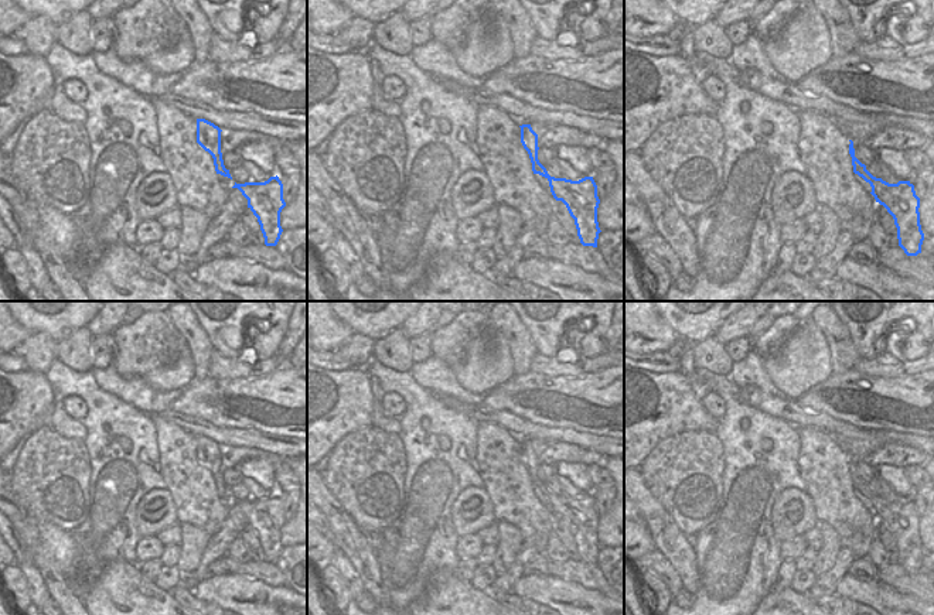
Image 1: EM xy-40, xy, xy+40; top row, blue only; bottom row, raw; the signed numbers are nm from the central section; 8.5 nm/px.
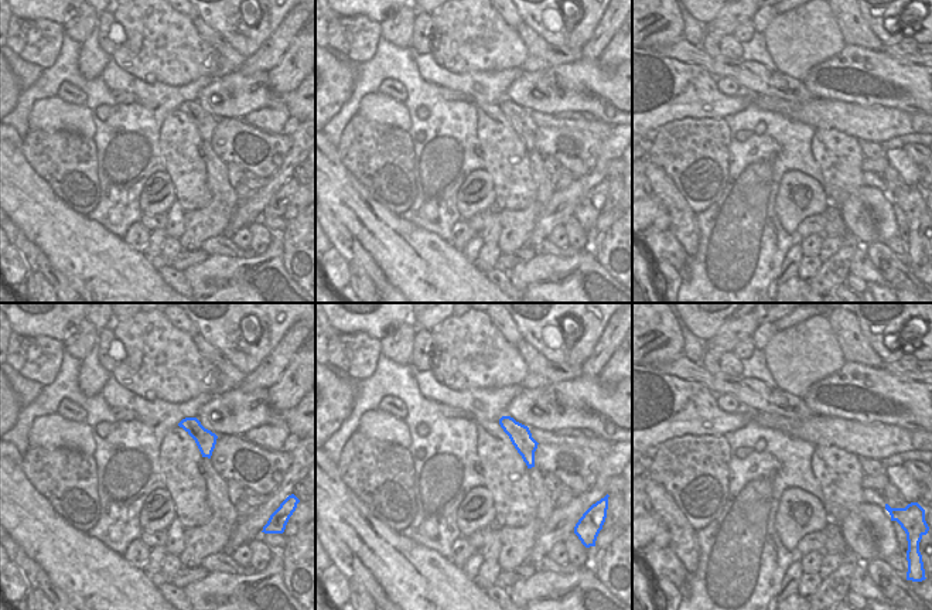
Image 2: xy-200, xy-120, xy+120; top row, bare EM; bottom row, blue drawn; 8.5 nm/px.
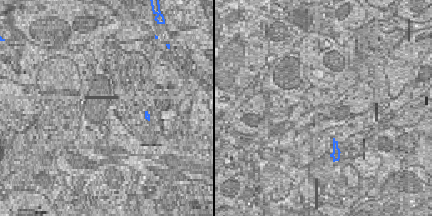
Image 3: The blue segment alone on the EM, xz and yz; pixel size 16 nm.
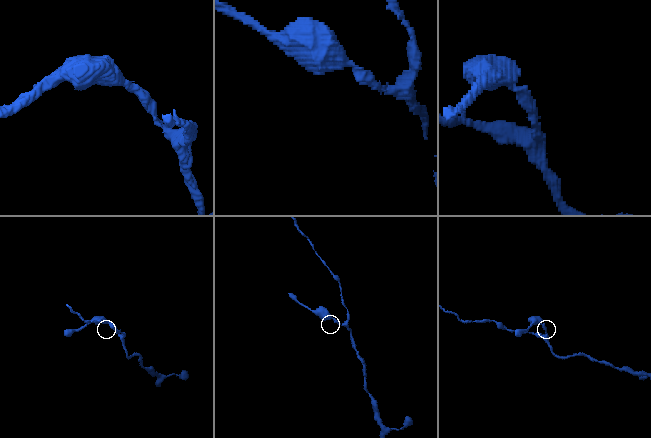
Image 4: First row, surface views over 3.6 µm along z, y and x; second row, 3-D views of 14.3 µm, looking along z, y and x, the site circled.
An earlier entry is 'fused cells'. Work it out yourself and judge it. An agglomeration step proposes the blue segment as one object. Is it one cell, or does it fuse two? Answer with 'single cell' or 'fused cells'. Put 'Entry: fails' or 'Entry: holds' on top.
Entry: fails
single cell

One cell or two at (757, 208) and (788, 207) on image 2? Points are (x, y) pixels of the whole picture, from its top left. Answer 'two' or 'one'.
two

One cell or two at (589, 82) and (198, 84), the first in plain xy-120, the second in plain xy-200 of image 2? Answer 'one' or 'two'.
two

